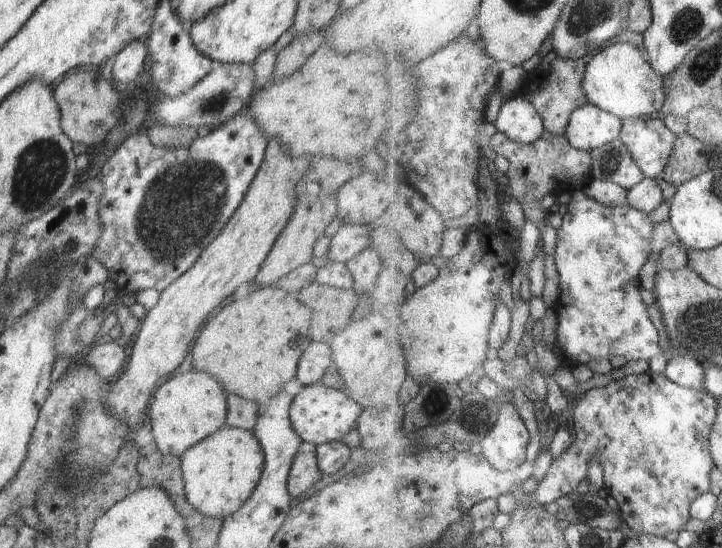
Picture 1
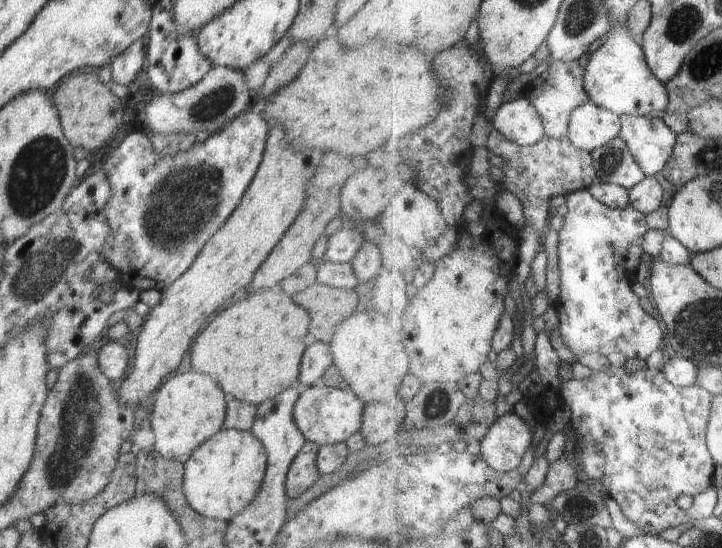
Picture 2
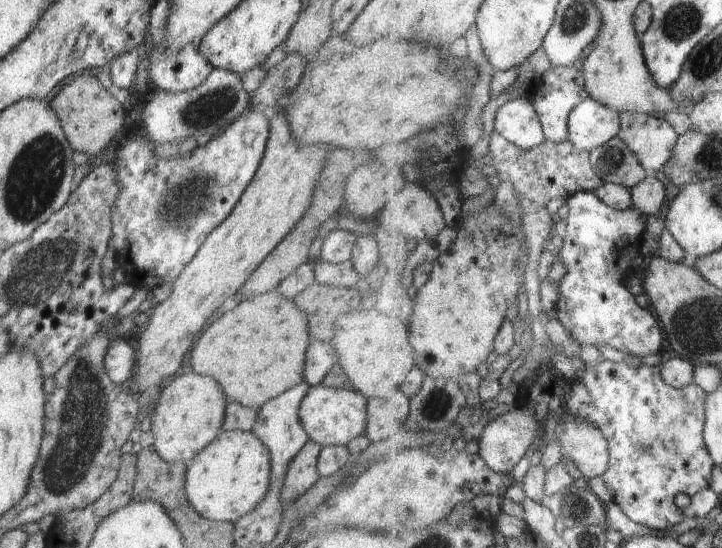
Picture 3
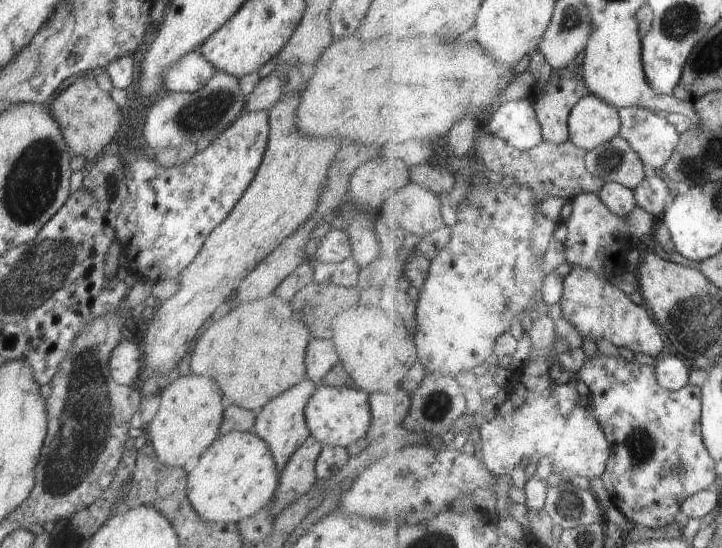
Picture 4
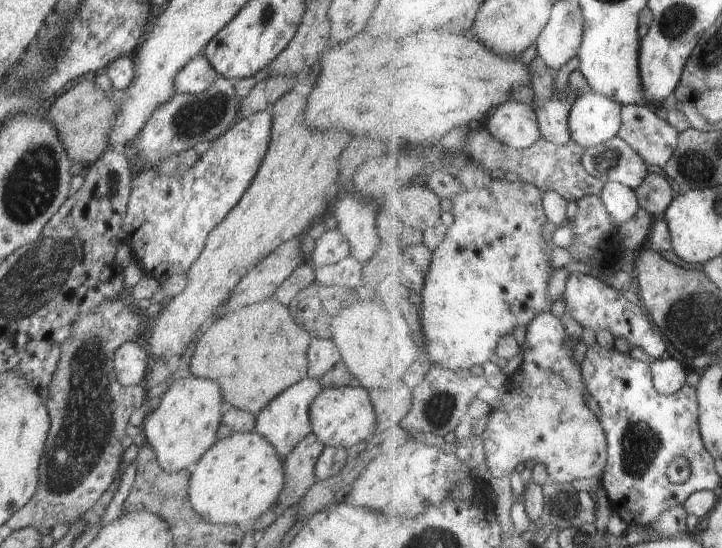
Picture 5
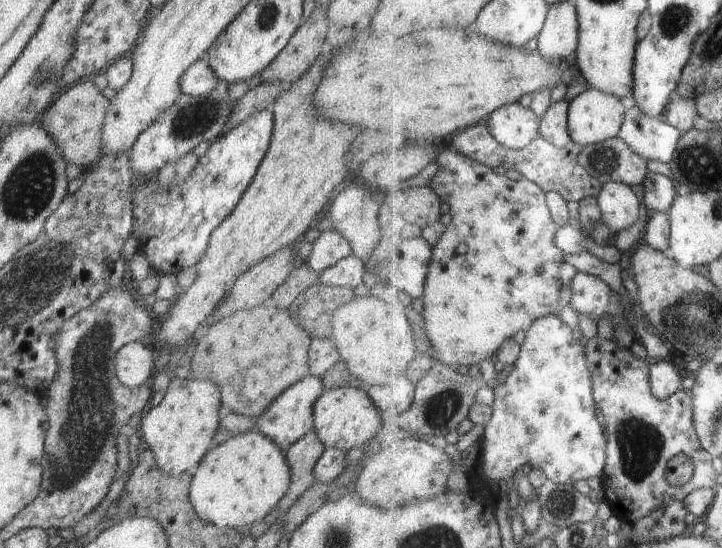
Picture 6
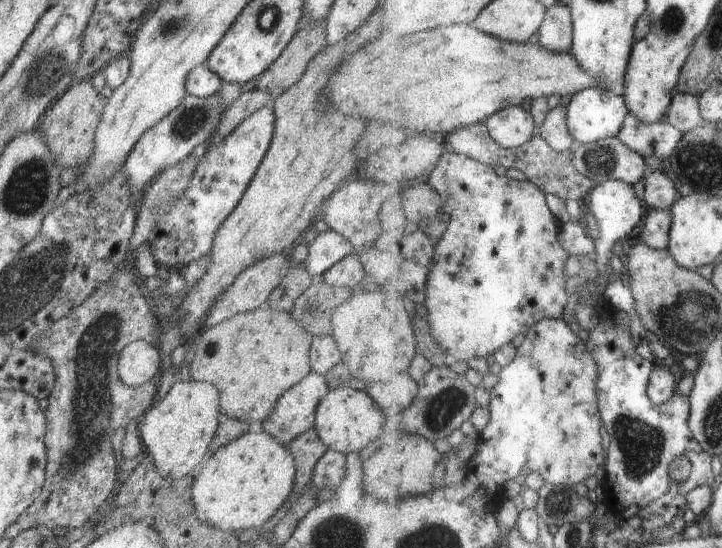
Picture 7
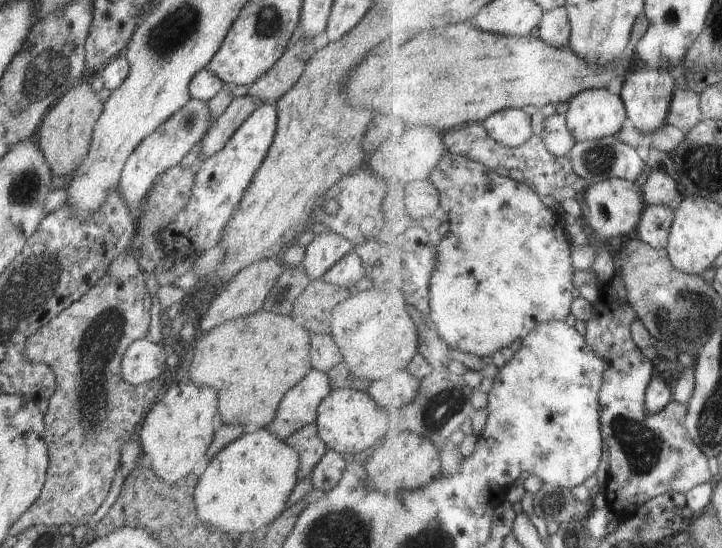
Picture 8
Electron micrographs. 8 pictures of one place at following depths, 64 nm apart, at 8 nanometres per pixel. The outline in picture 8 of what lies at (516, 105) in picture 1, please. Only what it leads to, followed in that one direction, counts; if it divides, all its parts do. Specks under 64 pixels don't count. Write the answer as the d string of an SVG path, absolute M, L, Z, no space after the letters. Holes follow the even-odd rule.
M520 108L497 112L484 123L495 141L512 148L524 146L534 136L532 118Z

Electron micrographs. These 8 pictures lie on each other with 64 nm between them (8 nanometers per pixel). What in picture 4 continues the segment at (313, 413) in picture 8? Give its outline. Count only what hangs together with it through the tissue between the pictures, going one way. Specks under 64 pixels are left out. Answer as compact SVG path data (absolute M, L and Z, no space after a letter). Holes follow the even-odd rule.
M303 379L296 384L296 386L284 392L284 394L280 394L280 396L267 402L266 406L263 406L259 412L255 413L254 433L270 447L278 476L282 474L282 470L285 470L290 456L292 456L292 454L306 442L306 438L311 435L306 426L304 408L306 408L308 398L310 398L310 396L314 394L314 390L316 390L315 386L316 385L308 379Z

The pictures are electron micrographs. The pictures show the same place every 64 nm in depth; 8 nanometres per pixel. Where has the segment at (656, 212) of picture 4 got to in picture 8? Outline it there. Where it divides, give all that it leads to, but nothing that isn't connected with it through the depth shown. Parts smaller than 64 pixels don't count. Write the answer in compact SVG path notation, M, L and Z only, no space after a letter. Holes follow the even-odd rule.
M664 170L652 171L642 191L646 205L675 205L681 200L676 180Z

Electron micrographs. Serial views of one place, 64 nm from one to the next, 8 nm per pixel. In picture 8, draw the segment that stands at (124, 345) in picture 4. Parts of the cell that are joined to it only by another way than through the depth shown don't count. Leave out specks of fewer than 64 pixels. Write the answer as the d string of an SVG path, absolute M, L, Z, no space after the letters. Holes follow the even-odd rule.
M149 338L138 339L126 348L120 368L124 382L132 386L161 378L168 372L164 350Z

